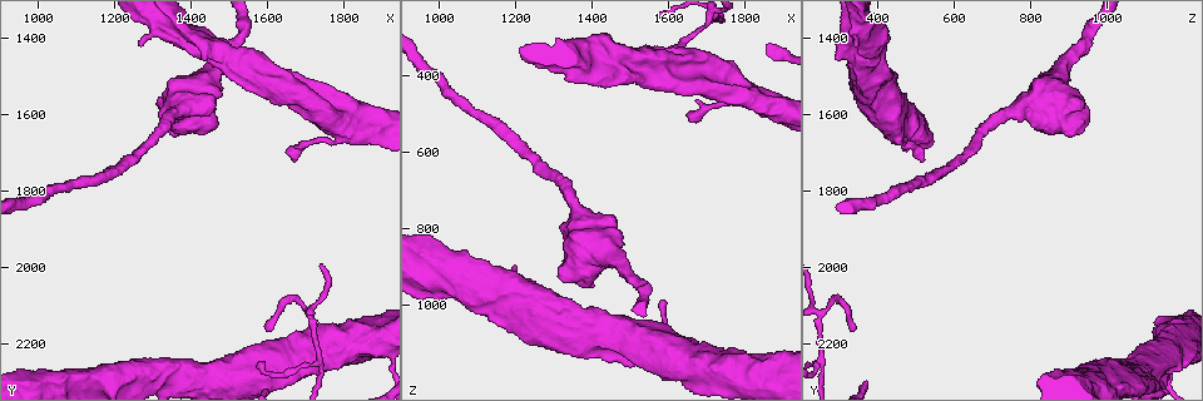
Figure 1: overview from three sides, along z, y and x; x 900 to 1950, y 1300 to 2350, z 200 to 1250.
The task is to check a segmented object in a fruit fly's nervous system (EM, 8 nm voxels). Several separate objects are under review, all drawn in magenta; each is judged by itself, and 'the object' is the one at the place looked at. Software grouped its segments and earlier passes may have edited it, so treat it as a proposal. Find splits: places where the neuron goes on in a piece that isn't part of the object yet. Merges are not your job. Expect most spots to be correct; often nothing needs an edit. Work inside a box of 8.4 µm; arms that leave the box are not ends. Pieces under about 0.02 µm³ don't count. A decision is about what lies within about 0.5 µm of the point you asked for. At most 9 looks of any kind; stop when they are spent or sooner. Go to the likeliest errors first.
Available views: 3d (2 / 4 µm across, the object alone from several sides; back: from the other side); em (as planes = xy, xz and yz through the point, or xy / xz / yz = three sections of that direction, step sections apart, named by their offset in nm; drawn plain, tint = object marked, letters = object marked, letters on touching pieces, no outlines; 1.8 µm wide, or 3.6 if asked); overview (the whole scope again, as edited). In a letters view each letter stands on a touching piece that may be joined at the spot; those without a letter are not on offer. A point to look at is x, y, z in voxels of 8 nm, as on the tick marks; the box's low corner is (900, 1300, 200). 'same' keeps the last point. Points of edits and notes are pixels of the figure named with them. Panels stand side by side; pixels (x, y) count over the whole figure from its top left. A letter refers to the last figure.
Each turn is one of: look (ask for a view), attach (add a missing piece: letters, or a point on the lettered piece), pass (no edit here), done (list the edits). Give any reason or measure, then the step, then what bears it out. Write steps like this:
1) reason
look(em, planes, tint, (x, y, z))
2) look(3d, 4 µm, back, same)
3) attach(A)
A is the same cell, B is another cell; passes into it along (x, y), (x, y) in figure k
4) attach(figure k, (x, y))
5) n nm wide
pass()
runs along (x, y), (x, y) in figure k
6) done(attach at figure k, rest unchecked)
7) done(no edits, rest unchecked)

branch stops here
look(em, 3.6 µm, yz, step 4, plain, (1435, 1460, 295))

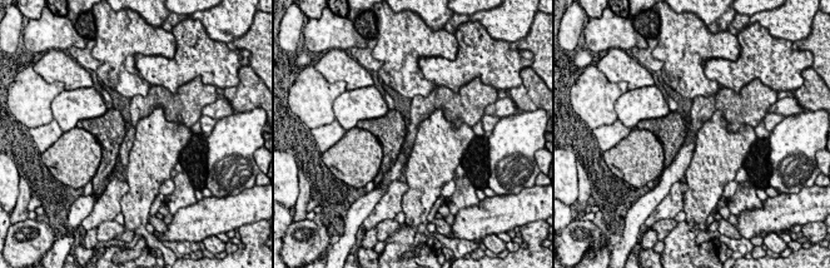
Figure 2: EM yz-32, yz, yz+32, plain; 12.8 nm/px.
look(em, 3.6 µm, yz, step 4, letters, same)

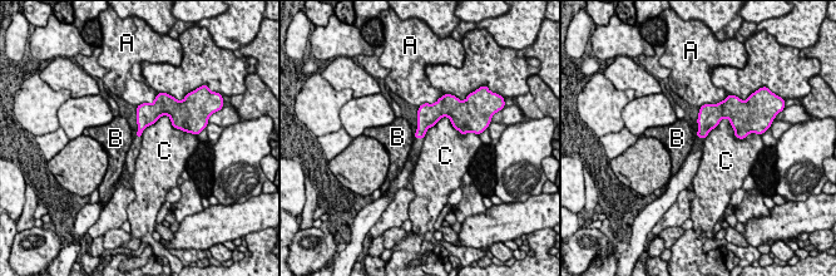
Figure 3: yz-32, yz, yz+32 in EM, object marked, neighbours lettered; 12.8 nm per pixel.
pass()
A, B and C are other cells; border along (703, 138), (726, 118), (743, 139) in figure 3; none of them fits

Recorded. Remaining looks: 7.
sudden change in width
look(3d, 4 µm, (1890, 2190, 1185))

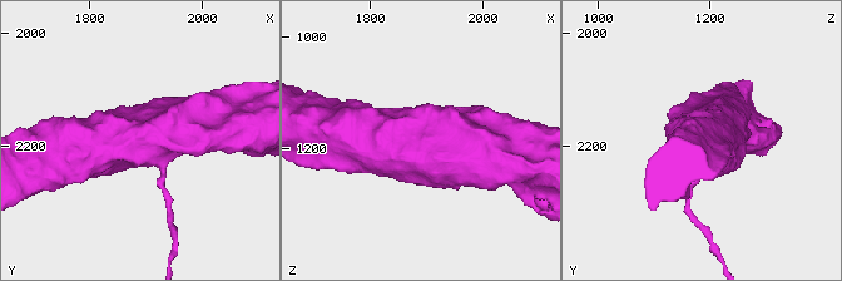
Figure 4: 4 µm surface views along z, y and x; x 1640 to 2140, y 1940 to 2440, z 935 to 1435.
look(em, 3.6 µm, planes, tint, (1895, 2185, 1175))

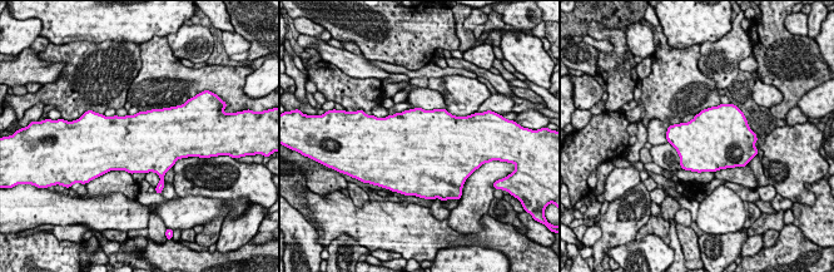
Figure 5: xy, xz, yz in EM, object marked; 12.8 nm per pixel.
what lies round it
look(em, 3.6 µm, planes, letters, same)

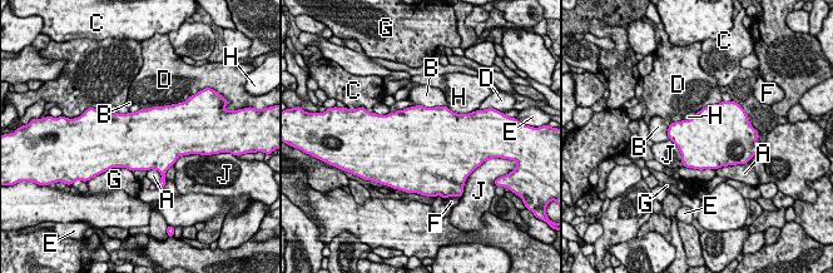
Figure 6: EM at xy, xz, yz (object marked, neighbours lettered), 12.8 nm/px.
pass()
A, B, C, D, E, F, G, H and J are other cells; border along (698, 112), (689, 119), (683, 120) in figure 6; none of them fits

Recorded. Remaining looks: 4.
branch stops here
look(3d, 4 µm, back, (1375, 2250, 1005))

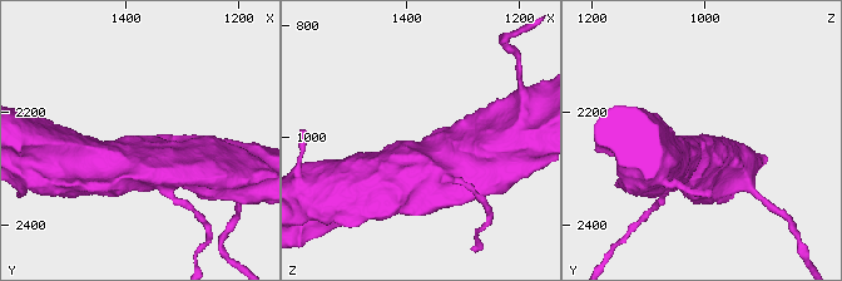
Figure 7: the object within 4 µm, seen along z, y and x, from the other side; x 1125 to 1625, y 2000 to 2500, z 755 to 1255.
need the tissue
look(em, 3.6 µm, xz, step 4, letters, (1375, 2250, 1010))

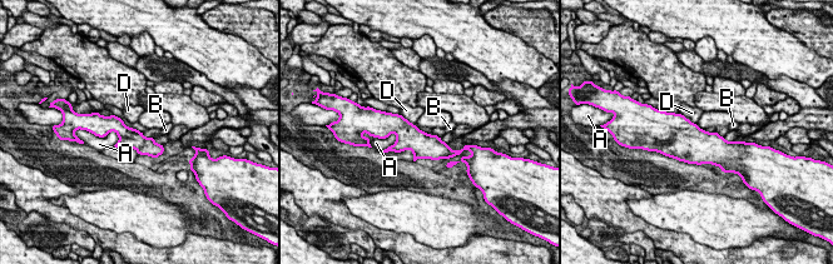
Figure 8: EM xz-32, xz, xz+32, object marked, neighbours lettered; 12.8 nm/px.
another direction
look(em, 3.6 µm, planes, letters, same)

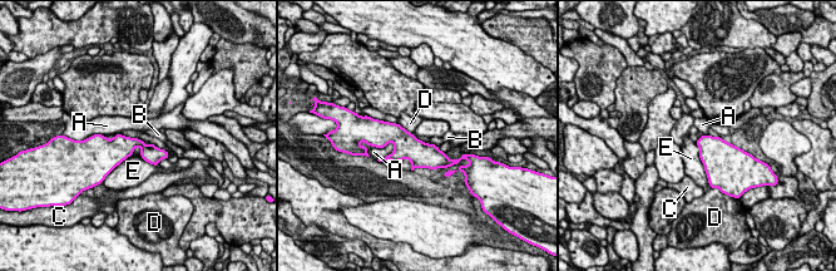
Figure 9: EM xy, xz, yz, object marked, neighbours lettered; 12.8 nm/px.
260 nm wide
pass()
A, B, C, D and E are other cells; border along (158, 164), (137, 147), (108, 173) in figure 9; none of them fits

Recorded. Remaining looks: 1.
done(no edits, rest unchecked)

